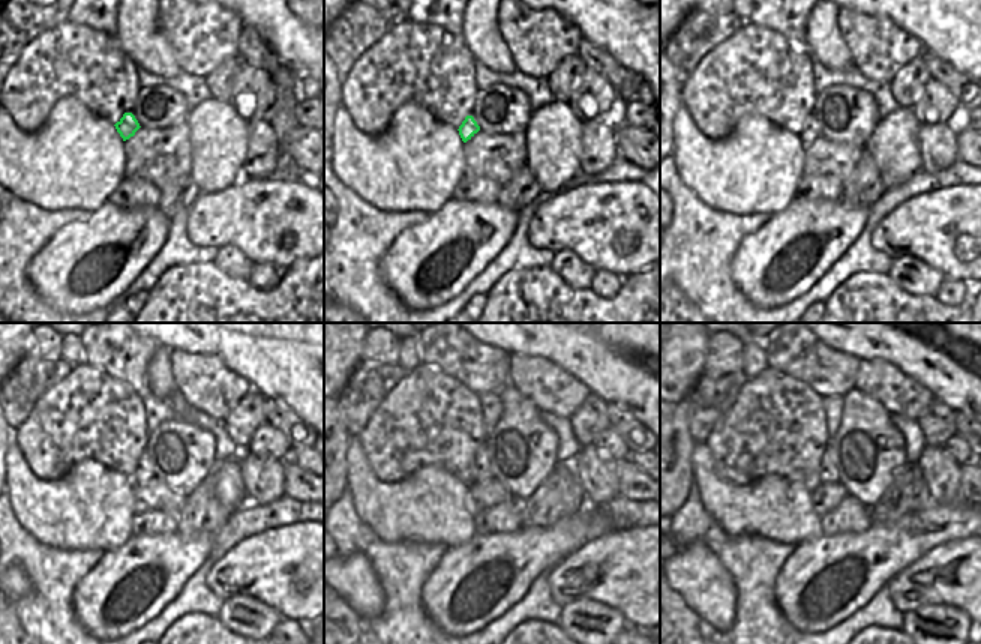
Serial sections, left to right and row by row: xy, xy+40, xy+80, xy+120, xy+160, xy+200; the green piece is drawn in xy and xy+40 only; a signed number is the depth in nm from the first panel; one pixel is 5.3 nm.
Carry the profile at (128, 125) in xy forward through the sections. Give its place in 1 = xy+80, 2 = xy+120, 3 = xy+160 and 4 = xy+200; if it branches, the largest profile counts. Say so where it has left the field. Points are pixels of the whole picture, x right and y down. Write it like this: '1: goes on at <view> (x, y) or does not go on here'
1: goes on at xy+80 (810, 131)
2: goes on at xy+120 (143, 473)
3: goes on at xy+160 (482, 473)
4: goes on at xy+200 (828, 475)

